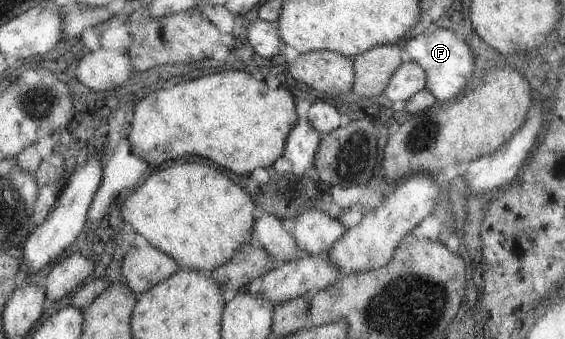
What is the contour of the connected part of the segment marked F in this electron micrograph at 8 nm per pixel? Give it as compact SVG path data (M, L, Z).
M432 28L418 34L407 40L404 50L409 54L410 60L425 73L425 89L441 102L458 97L475 69L475 58L471 48L462 39L457 39L452 29Z

